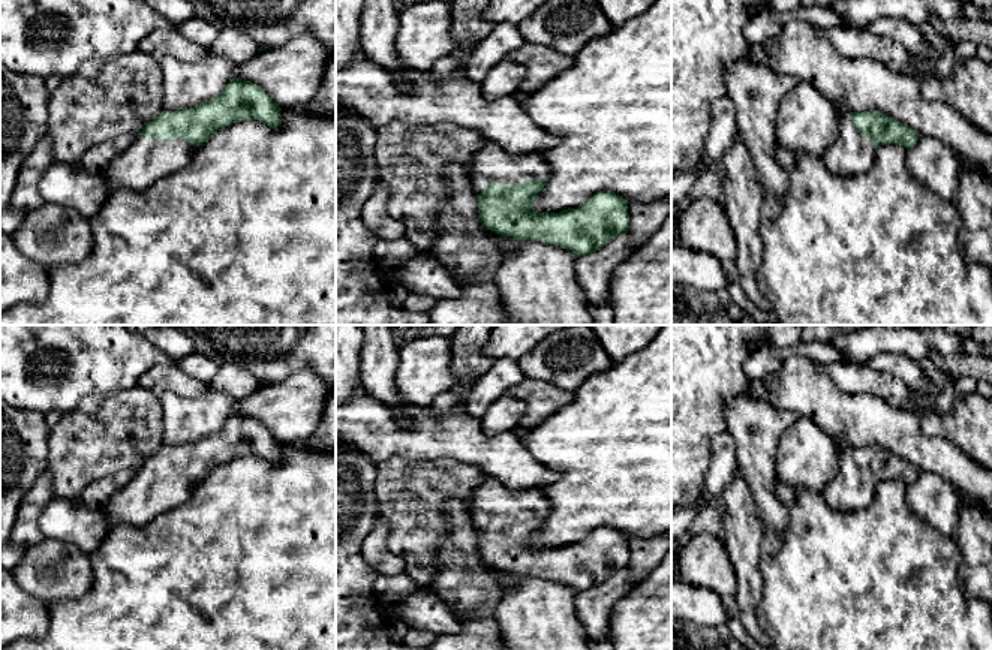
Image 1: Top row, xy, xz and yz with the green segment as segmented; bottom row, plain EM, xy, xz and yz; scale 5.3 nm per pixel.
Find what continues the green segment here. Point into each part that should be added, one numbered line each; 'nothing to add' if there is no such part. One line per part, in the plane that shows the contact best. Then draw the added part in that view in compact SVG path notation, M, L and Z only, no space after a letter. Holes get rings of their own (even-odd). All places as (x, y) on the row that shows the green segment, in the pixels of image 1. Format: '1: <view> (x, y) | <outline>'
1: xz (492, 163) | M487 141L472 159L472 190L475 195L484 193L484 186L490 183L520 184L524 180L545 180L550 175L547 160L539 154L506 153L500 145Z

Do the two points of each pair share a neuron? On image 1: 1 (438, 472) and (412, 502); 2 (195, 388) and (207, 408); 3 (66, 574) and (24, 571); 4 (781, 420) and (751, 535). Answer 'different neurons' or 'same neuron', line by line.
1: same neuron
2: different neurons
3: same neuron
4: different neurons

